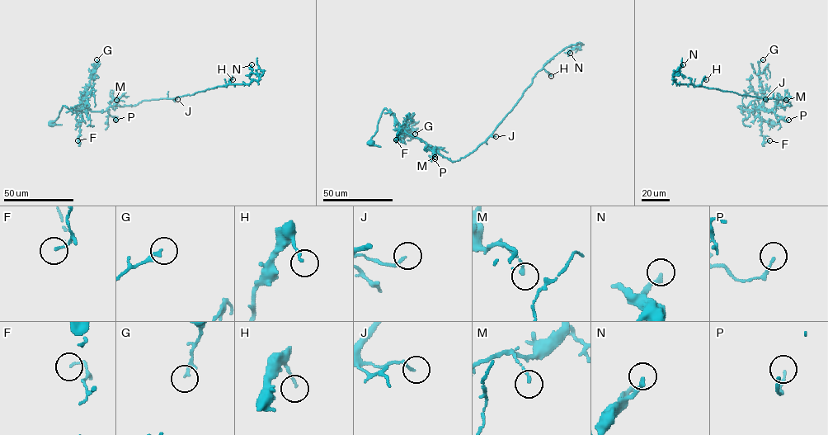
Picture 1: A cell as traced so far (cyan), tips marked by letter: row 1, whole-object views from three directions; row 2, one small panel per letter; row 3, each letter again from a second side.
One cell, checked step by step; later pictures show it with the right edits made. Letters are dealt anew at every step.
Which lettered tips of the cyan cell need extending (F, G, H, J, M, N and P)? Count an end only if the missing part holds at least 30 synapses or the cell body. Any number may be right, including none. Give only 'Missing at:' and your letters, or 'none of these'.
Missing at: none of these

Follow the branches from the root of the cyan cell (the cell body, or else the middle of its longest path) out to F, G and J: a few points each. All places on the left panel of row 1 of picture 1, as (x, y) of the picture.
F: (52, 124), (63, 106), (82, 110), (79, 142), (77, 140)
G: (52, 124), (63, 106), (69, 109), (82, 109), (82, 93), (88, 87), (96, 59)
J: (52, 124), (63, 106), (78, 111), (86, 108), (105, 111), (114, 106), (134, 106), (144, 100), (177, 99)

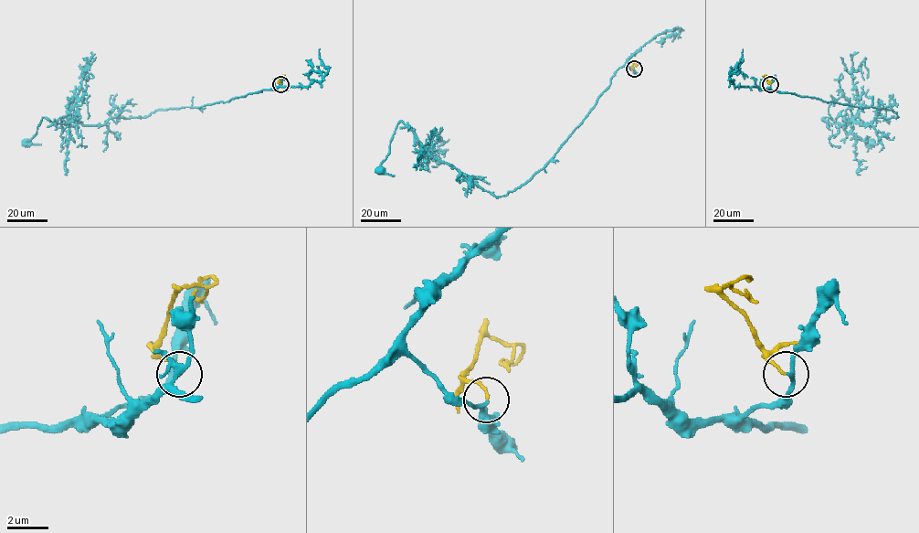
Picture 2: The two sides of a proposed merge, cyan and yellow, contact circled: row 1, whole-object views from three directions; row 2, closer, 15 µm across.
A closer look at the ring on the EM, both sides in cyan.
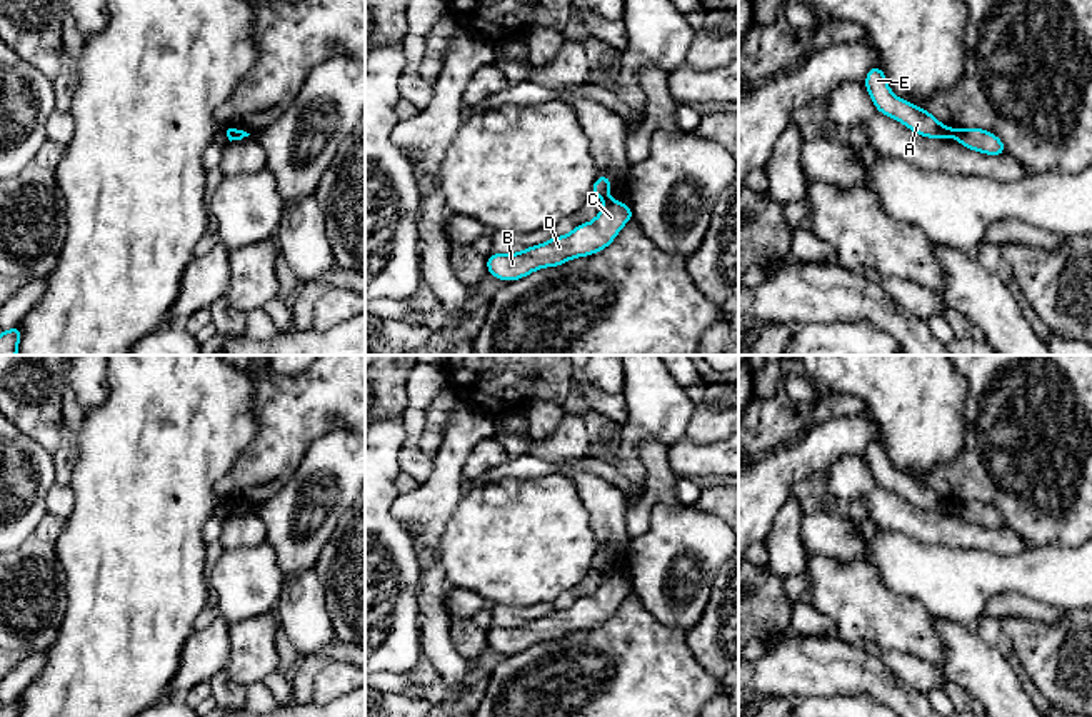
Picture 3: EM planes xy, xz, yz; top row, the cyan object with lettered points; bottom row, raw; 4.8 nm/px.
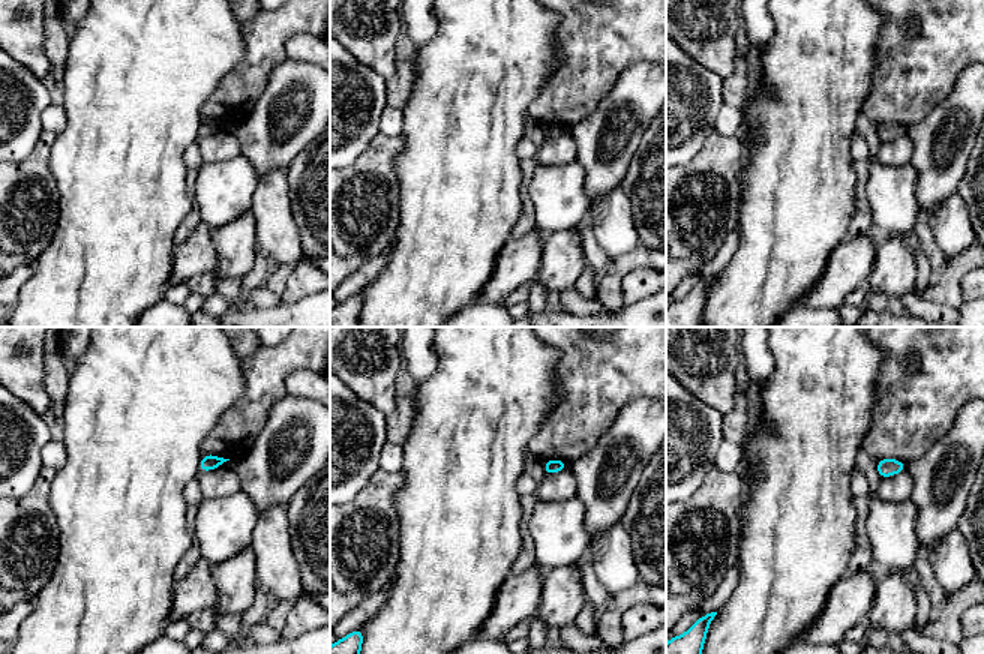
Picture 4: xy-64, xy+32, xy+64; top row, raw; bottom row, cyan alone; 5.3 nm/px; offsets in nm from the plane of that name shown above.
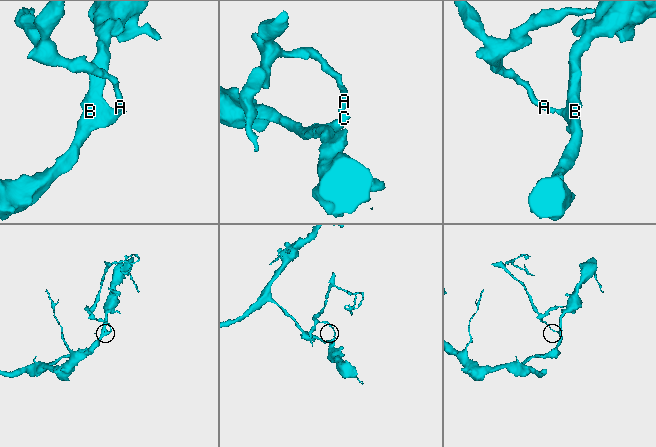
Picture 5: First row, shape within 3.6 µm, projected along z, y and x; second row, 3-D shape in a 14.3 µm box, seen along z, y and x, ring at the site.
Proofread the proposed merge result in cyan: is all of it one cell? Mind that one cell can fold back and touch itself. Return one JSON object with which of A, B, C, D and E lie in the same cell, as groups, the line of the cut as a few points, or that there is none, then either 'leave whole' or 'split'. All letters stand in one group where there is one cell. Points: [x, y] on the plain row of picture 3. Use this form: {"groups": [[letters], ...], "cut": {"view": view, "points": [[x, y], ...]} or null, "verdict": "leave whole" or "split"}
{"groups": [["A", "E"], ["B", "C", "D"]], "cut": {"view": "yz", "points": [[961, 504], [954, 511]]}, "verdict": "split"}

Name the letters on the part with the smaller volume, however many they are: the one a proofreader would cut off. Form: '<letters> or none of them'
A, E

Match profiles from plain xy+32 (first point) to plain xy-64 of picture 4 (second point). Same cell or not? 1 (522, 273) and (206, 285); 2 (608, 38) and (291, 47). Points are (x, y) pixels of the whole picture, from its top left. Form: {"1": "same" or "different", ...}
{"1": "different", "2": "different"}

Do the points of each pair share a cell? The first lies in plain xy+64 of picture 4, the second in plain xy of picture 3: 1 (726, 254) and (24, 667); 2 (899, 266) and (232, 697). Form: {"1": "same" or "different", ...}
{"1": "same", "2": "different"}

